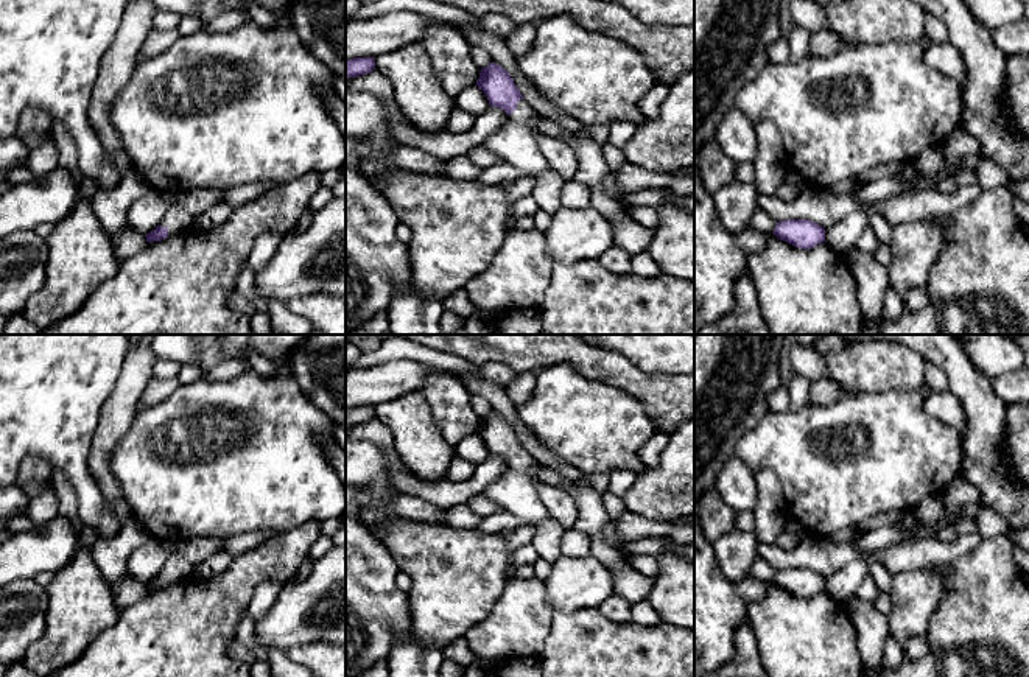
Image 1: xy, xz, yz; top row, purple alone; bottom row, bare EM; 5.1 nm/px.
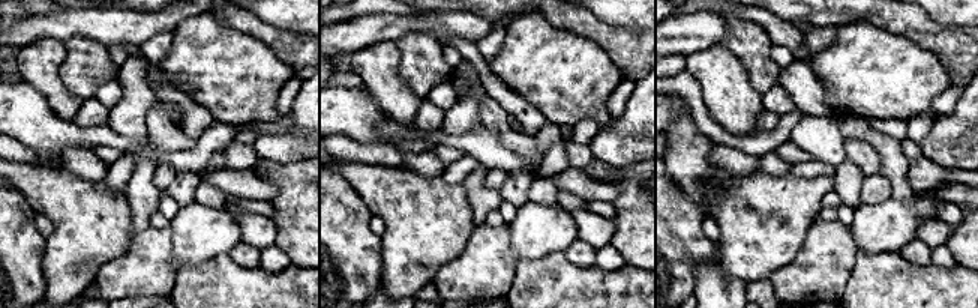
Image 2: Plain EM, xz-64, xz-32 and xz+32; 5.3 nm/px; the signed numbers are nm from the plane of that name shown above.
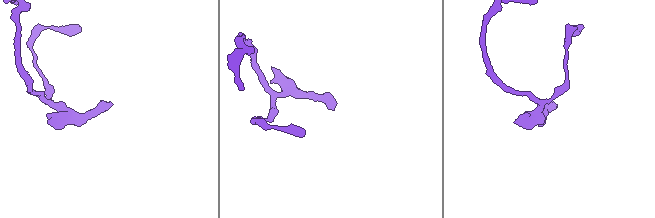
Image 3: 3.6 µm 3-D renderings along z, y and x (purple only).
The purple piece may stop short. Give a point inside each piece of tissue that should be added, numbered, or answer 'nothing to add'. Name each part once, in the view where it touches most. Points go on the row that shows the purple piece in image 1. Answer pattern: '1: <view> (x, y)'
1: xz (561, 159)

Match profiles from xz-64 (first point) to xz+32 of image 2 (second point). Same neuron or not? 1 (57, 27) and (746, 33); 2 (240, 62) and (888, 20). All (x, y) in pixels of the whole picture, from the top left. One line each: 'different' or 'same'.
1: different
2: different

